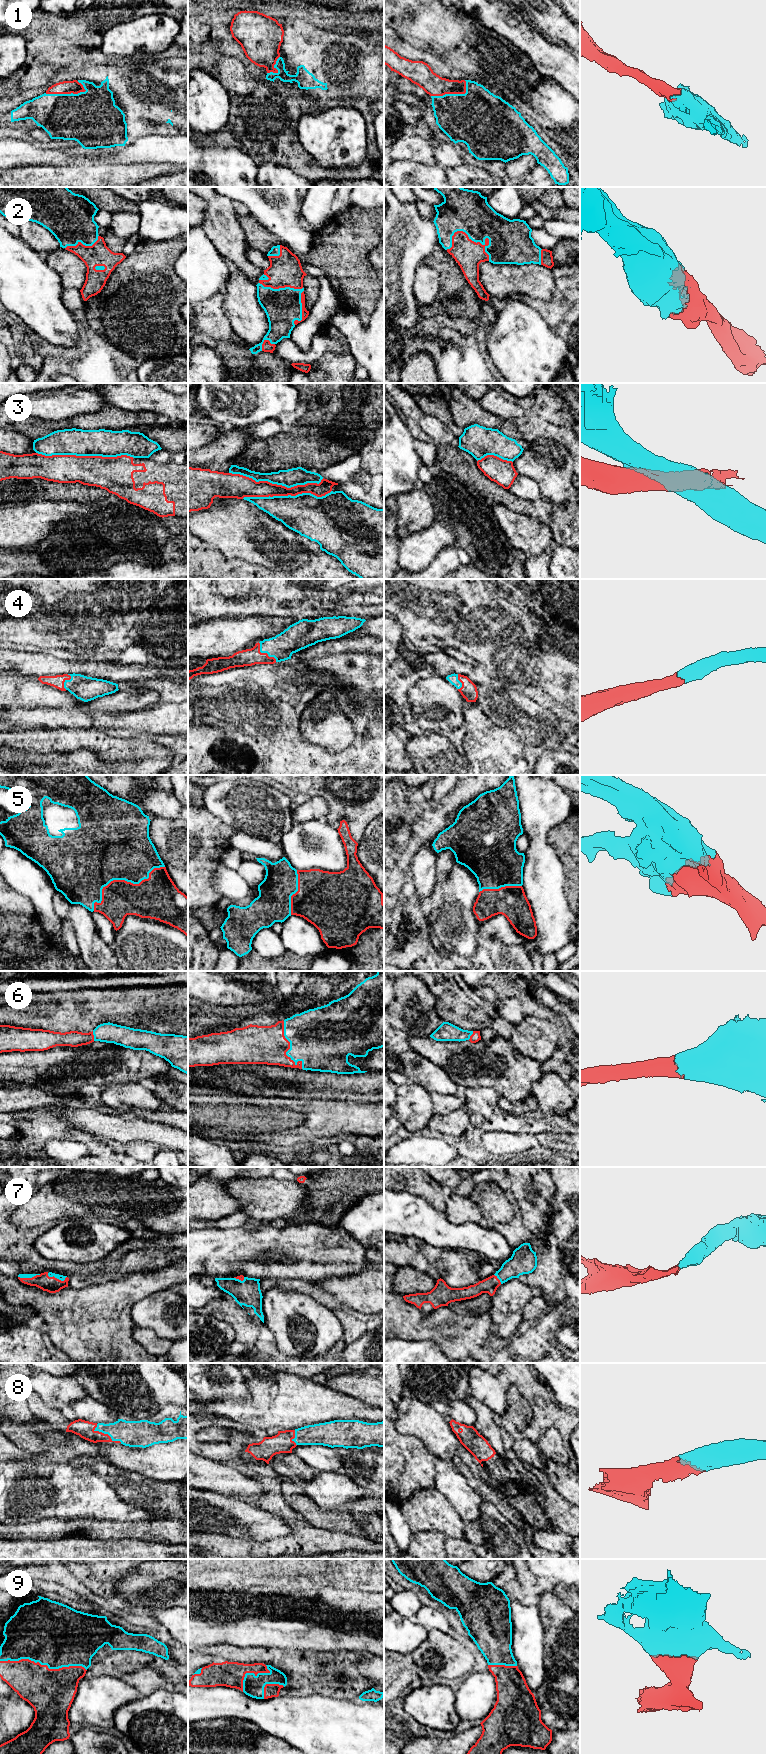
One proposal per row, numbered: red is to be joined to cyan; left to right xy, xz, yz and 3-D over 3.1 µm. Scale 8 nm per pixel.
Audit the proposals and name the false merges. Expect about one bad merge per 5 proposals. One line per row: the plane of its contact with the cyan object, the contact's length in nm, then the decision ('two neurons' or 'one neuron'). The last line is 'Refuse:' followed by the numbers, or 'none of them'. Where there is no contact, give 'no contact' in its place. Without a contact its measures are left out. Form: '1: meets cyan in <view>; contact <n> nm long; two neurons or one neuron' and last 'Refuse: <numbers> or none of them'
1: meets cyan in xy; contact 340 nm long; one neuron
2: meets cyan in yz; contact 360 nm long; one neuron
3: meets cyan in xy; contact 800 nm long; two neurons
4: meets cyan in xz; contact 220 nm long; one neuron
5: meets cyan in xy; contact 700 nm long; one neuron
6: meets cyan in xz; contact 420 nm long; one neuron
7: meets cyan in xy; contact 160 nm long; one neuron
8: meets cyan in xy; contact 260 nm long; one neuron
9: meets cyan in xy; contact 700 nm long; one neuron
Refuse: 3

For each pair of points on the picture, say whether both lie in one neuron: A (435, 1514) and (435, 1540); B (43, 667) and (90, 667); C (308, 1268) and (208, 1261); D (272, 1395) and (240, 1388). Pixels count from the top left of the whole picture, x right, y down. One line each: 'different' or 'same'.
A: different
B: same
C: same
D: different

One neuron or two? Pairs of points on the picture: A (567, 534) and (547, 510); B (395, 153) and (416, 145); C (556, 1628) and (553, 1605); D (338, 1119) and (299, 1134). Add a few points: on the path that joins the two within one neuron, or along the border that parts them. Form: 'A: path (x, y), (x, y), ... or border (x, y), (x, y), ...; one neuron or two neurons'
A: path (560, 532), (547, 517); one neuron
B: path (400, 150), (411, 147); one neuron
C: path (556, 1622), (556, 1615), (553, 1611); one neuron
D: path (328, 1119), (314, 1119), (309, 1124); one neuron

